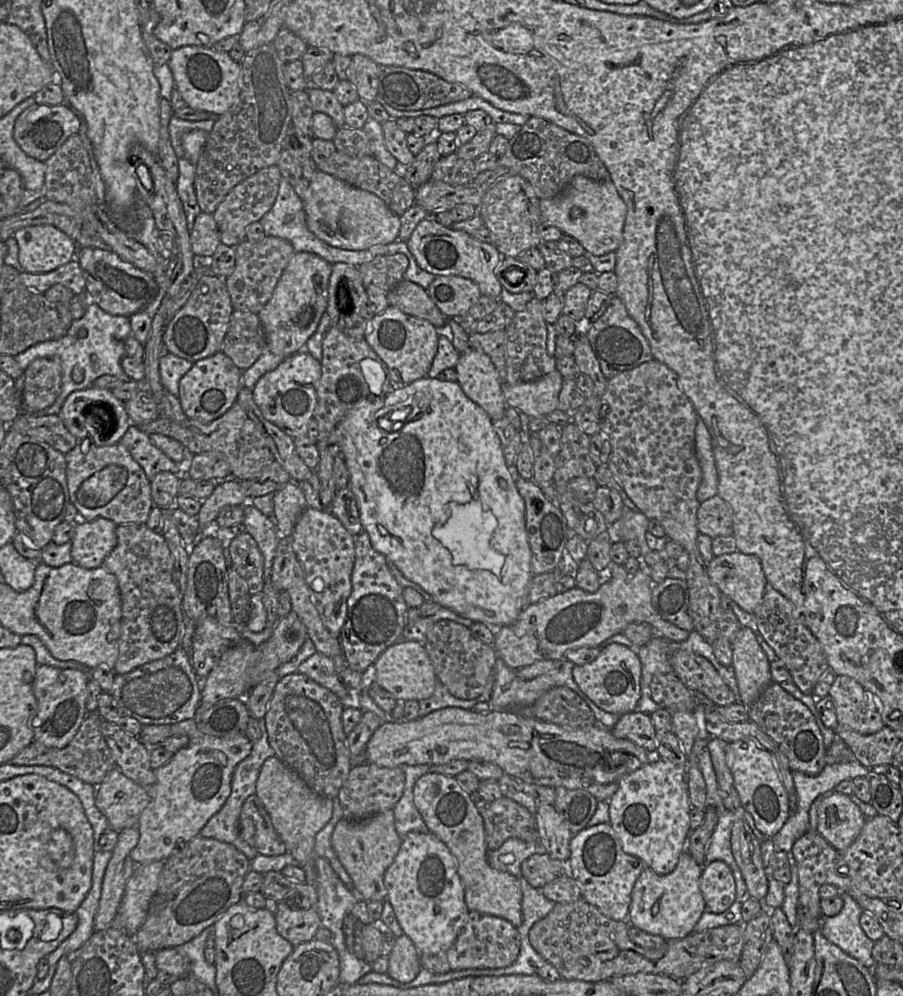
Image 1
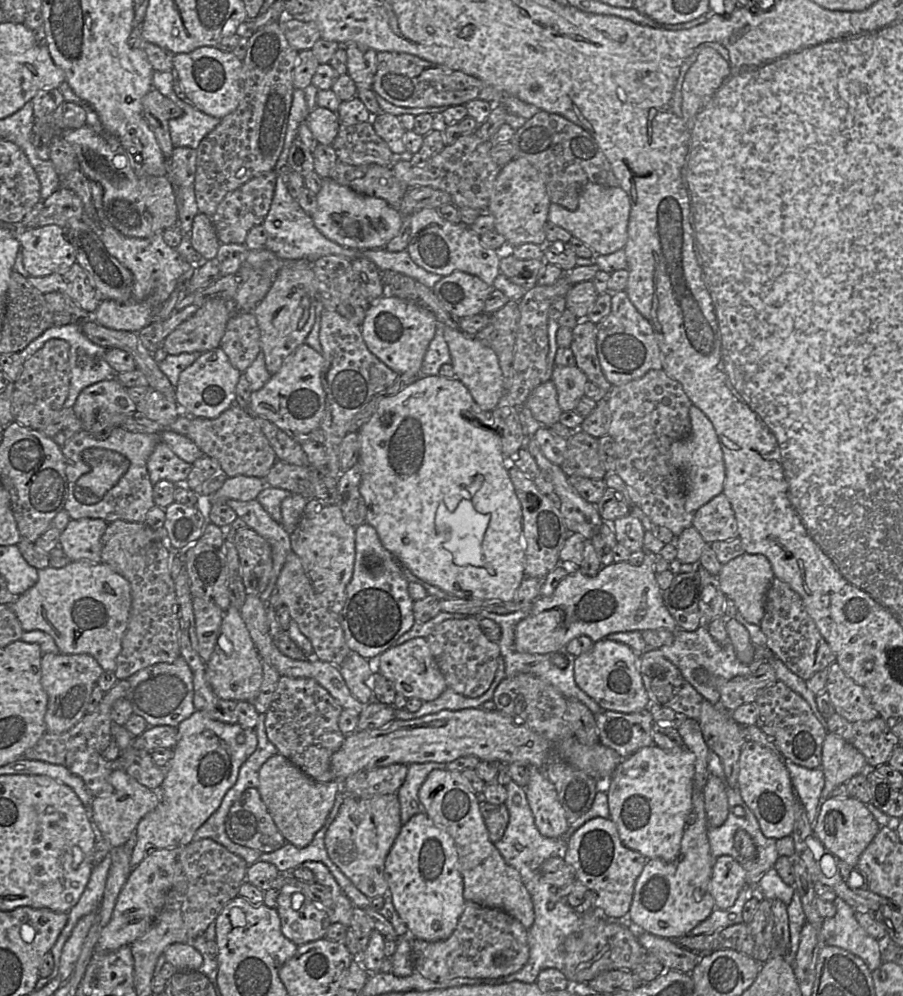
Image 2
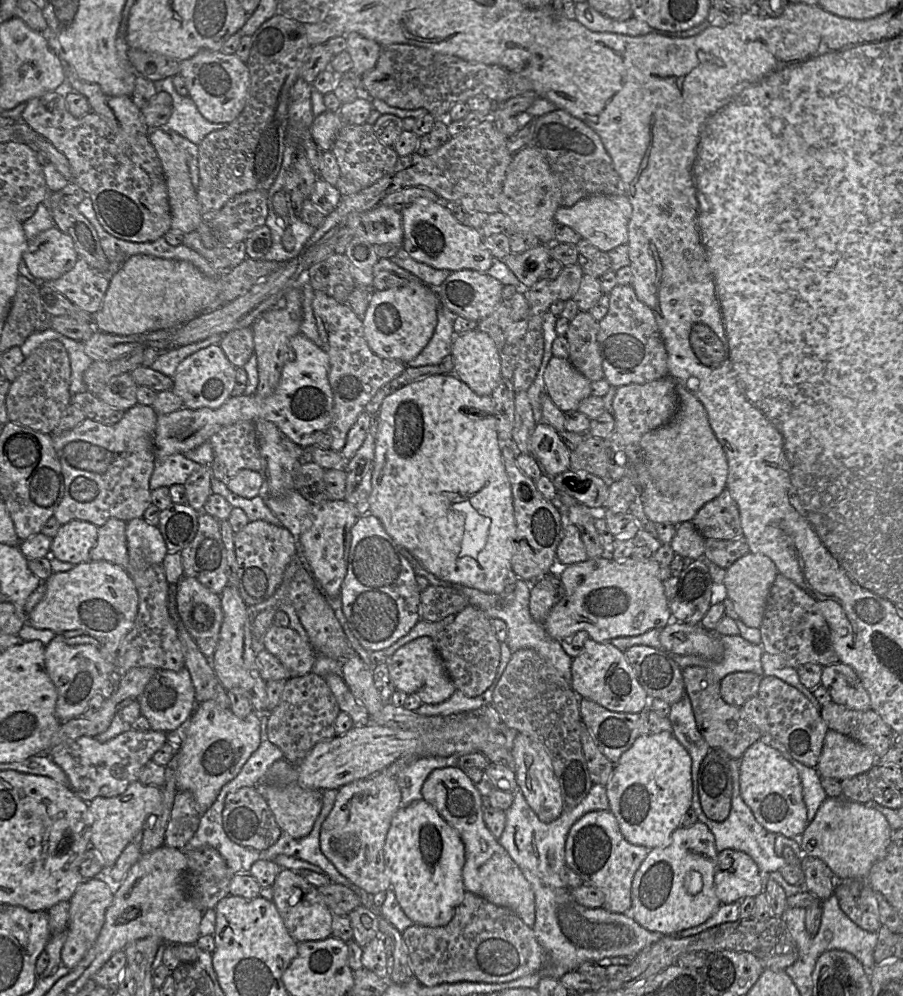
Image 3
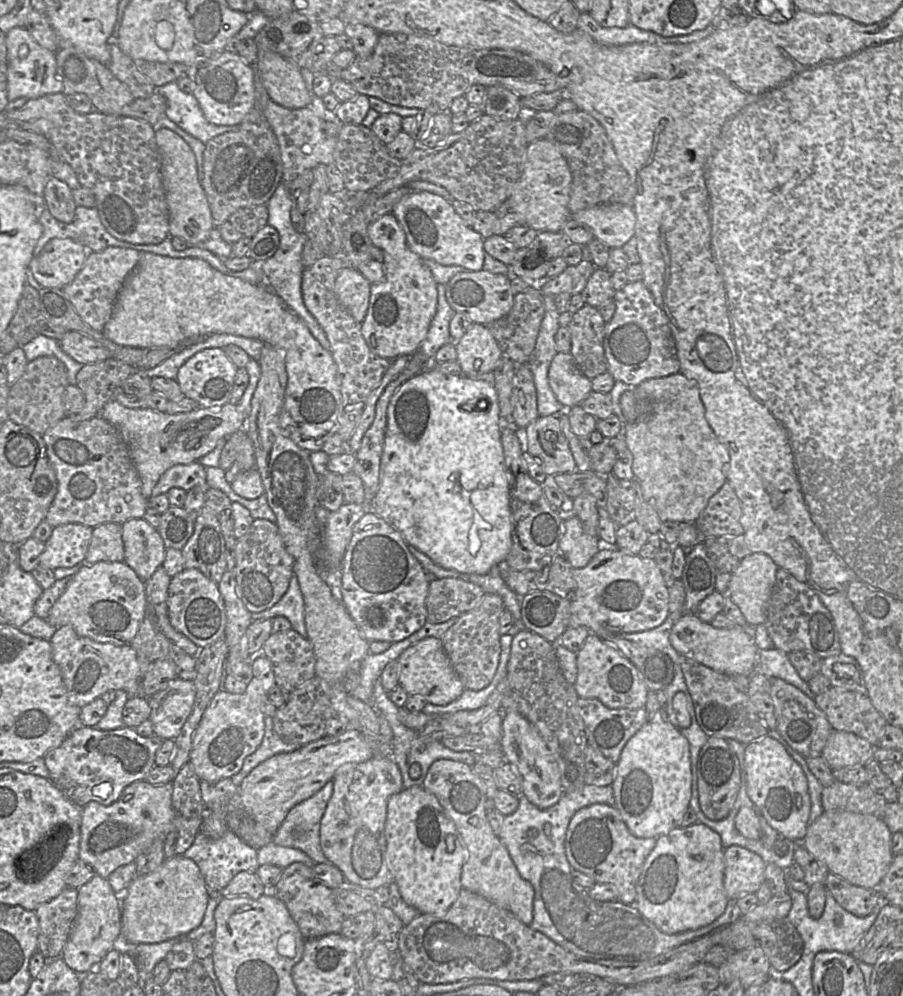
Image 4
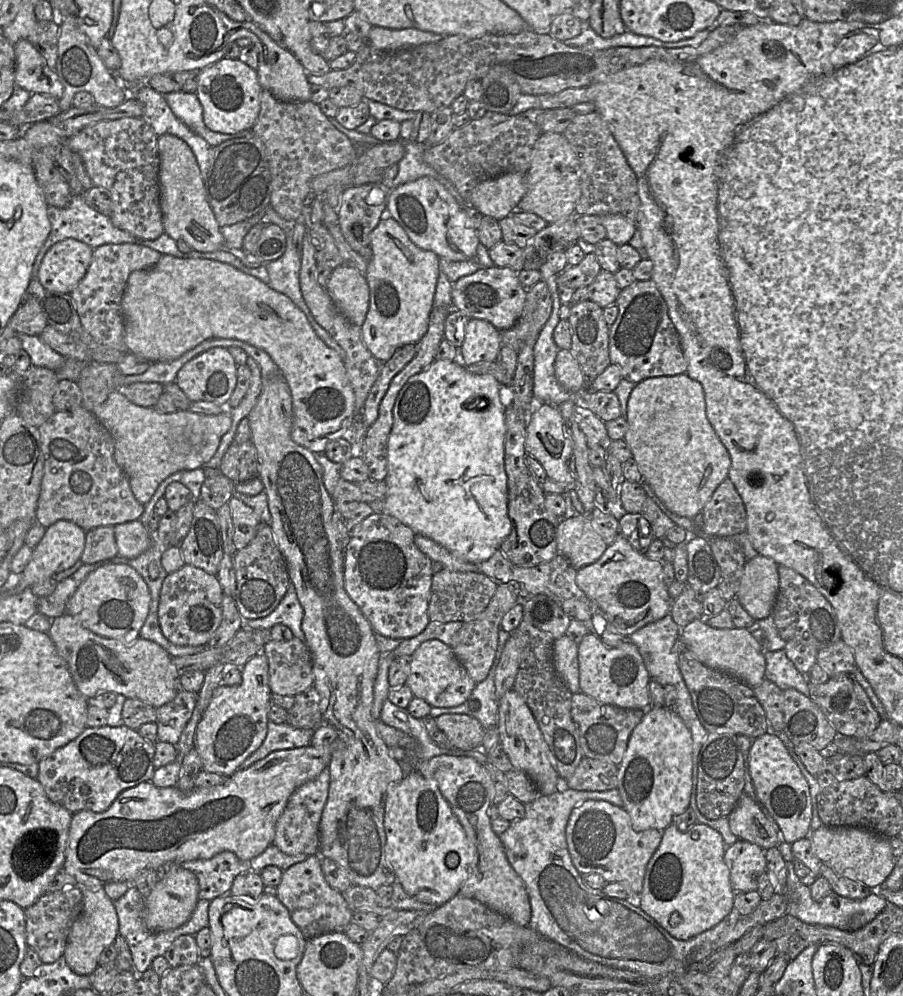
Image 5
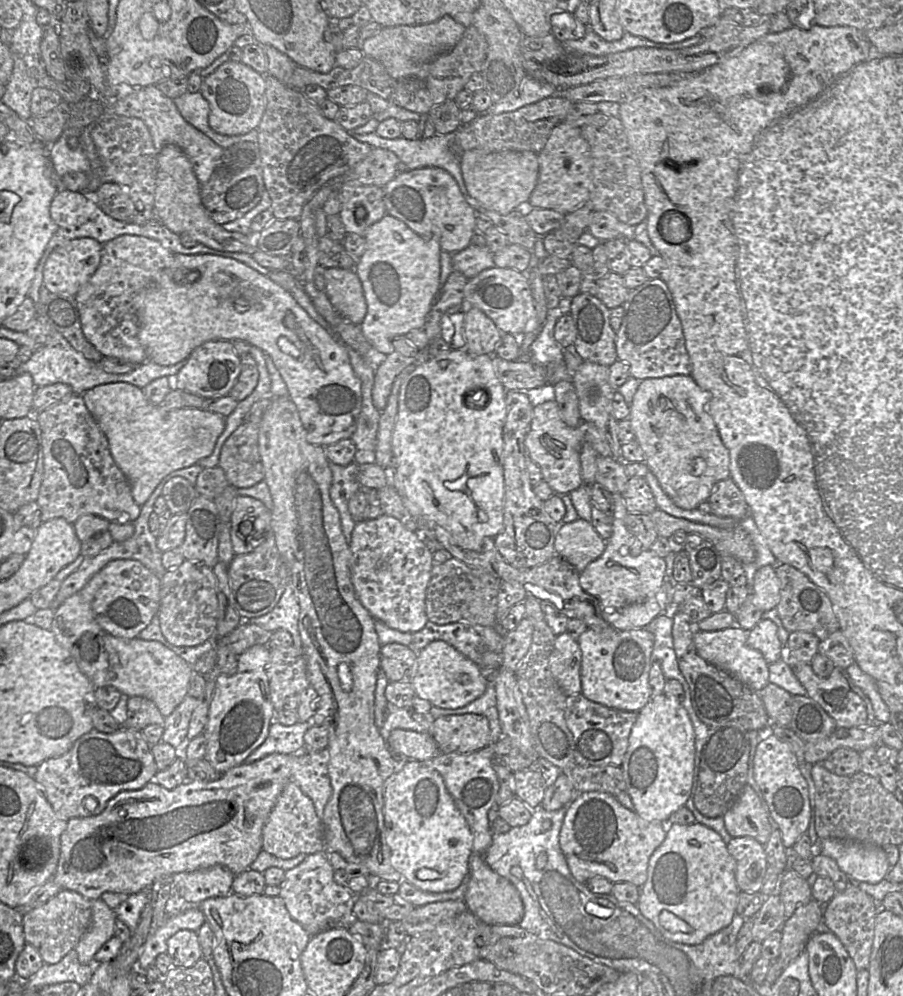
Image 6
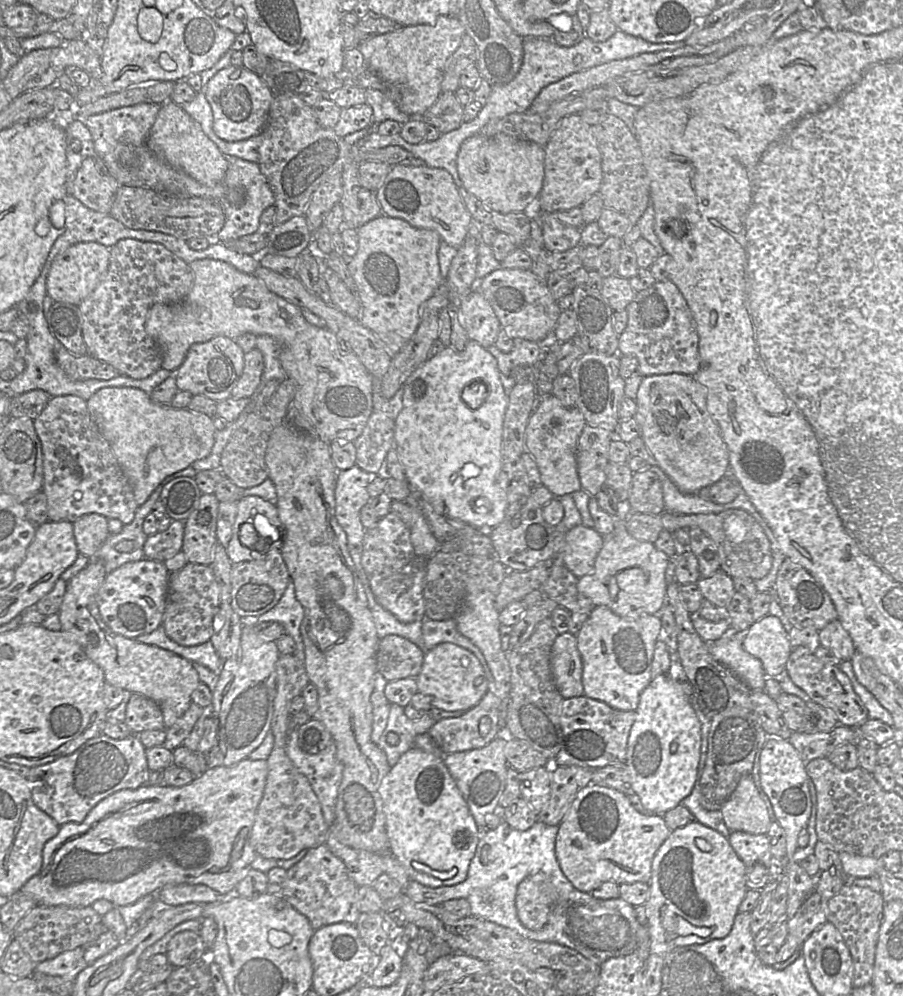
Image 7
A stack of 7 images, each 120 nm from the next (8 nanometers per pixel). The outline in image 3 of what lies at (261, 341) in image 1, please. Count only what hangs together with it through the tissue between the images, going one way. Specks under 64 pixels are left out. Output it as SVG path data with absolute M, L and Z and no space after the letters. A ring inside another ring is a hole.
M252 327L227 332L218 345L235 368L243 368L254 354Z

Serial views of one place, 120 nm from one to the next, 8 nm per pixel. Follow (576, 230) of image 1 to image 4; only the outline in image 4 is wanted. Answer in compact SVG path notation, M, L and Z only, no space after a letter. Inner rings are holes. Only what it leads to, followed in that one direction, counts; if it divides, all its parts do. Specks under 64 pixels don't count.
M597 205L573 213L571 219L587 225L595 239L610 249L621 248L635 236L636 214L627 205Z

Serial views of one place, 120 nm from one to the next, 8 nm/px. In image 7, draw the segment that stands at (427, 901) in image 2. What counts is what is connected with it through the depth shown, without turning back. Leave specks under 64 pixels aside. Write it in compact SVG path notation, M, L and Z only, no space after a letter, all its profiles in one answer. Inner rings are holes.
M412 747L402 754L380 785L386 816L386 830L393 855L406 868L412 881L437 888L463 882L475 855L483 830L479 828L443 757Z

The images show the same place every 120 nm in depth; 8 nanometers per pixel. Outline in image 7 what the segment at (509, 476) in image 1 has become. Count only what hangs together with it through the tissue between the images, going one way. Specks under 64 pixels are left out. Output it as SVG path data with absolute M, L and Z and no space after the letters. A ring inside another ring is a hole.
M469 340L463 351L445 347L407 378L402 409L395 420L395 449L404 466L408 484L419 489L437 512L463 521L488 535L504 520L507 508L507 475L502 470L501 449L509 387L496 358L480 344ZM474 383L483 383L487 388L485 401L476 410L469 408L461 396L464 388Z

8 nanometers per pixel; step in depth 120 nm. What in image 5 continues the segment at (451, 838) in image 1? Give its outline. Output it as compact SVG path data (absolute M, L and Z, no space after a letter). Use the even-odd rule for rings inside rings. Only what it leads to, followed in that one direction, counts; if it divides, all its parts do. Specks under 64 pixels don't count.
M443 754L419 762L417 771L437 782L472 846L473 861L459 894L487 905L519 926L529 926L531 906L525 884L509 863L503 844L493 831L487 814L494 796L494 785L483 765L466 755Z

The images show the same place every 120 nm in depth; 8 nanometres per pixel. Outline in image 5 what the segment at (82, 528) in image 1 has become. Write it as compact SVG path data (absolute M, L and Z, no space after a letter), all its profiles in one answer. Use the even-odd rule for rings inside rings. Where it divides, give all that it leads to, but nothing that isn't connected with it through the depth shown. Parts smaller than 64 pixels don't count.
M58 520L46 528L42 539L33 548L32 556L22 574L12 577L10 584L5 588L6 591L21 592L37 582L72 567L80 560L85 546L86 531L77 524L67 521Z

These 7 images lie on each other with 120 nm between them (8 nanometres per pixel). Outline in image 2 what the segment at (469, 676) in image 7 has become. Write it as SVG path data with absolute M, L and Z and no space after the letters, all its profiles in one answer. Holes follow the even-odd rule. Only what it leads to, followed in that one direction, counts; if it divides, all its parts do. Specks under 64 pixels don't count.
M417 637L401 645L393 645L375 660L373 666L394 686L396 693L407 699L417 698L422 702L437 699L447 688L445 678L440 671L428 642Z

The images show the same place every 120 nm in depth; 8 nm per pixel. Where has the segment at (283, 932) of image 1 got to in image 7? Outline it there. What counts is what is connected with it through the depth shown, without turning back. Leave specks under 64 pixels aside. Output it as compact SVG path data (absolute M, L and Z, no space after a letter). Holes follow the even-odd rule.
M326 844L309 849L306 856L287 871L281 886L283 898L307 917L314 930L335 923L355 924L361 914L358 909L358 886L349 877L343 861L333 855Z

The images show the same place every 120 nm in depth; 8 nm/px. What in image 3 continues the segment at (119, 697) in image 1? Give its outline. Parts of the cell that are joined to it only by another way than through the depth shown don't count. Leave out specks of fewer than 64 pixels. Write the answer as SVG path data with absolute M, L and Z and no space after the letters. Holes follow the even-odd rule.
M186 667L180 671L158 669L137 701L140 704L142 716L150 724L150 730L167 734L179 733L186 726L198 705L191 676Z

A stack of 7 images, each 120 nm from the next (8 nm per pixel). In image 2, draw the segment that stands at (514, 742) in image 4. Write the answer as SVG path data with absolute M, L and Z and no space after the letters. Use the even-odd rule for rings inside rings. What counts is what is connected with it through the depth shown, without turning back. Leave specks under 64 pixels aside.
M528 766L529 781L523 787L535 825L541 835L557 838L569 829L569 822L559 801L556 789L544 771Z

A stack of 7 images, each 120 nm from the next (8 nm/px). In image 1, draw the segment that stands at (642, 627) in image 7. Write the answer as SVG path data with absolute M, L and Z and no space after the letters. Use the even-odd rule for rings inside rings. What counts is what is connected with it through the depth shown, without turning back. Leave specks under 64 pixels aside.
M611 643L592 662L574 665L572 677L580 690L600 709L623 715L634 711L640 698L641 663L631 648Z

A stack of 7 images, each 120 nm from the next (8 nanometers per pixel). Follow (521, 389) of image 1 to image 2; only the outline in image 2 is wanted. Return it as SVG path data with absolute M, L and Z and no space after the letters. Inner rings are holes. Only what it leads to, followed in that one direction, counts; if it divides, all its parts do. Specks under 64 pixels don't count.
M551 380L537 386L528 396L525 405L544 427L559 422L563 412L558 405L555 384Z

